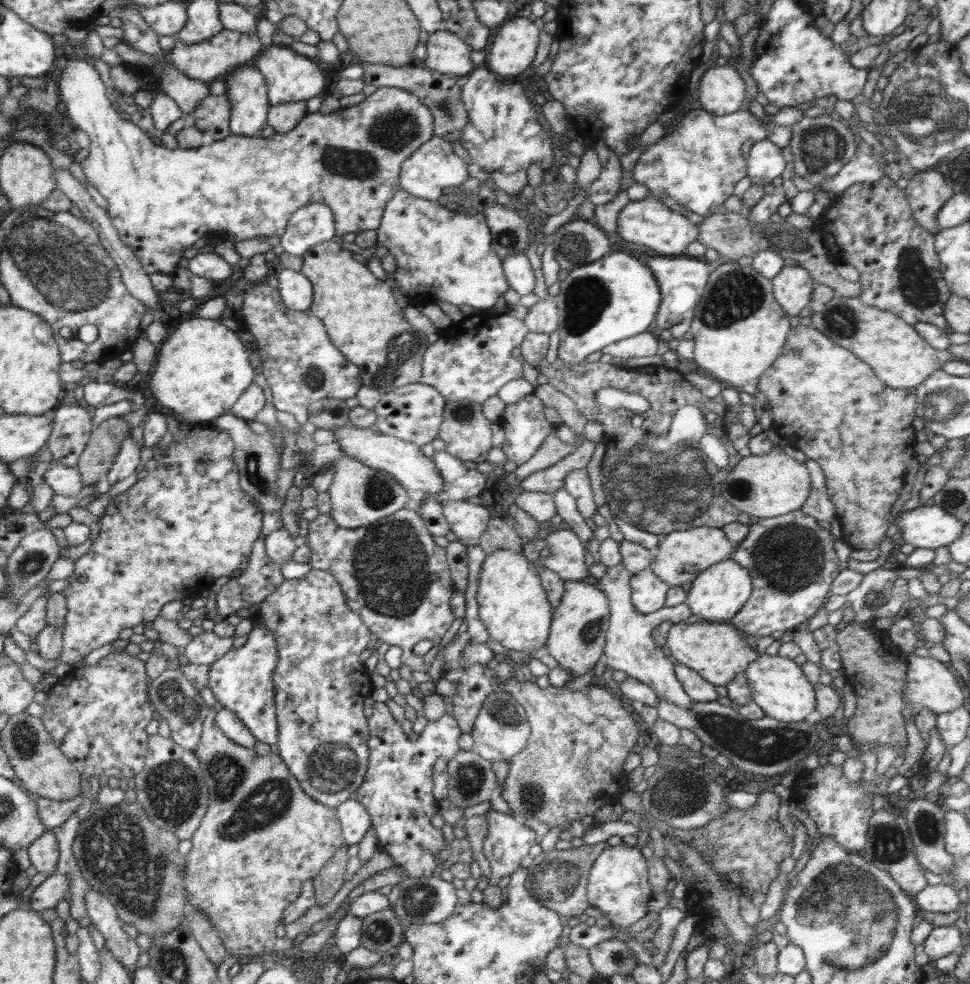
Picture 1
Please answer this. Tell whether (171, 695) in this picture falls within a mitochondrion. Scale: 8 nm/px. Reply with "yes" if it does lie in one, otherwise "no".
yes

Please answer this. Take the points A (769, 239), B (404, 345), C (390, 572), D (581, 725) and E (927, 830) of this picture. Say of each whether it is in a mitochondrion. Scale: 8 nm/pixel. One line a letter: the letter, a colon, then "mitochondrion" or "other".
A: mitochondrion
B: mitochondrion
C: mitochondrion
D: other
E: mitochondrion

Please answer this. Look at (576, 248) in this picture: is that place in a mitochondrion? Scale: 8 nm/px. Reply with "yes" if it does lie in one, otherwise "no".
yes

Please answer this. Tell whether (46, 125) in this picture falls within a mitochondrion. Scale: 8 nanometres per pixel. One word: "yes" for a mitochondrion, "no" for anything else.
no

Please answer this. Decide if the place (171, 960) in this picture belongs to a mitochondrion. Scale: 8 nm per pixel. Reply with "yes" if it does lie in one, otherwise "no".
yes

